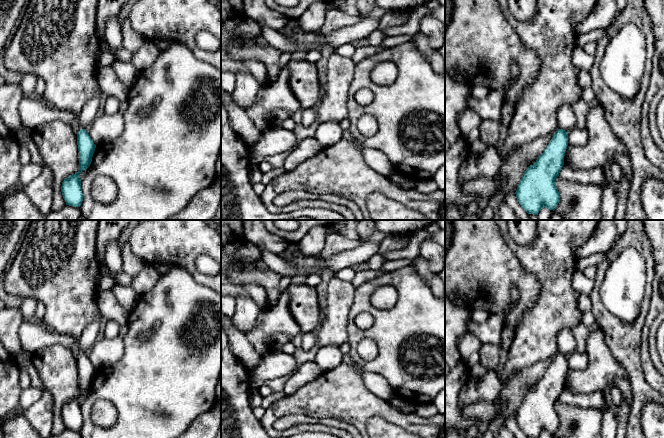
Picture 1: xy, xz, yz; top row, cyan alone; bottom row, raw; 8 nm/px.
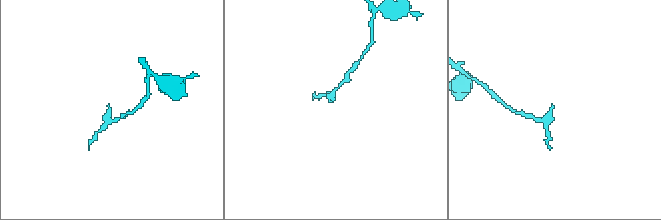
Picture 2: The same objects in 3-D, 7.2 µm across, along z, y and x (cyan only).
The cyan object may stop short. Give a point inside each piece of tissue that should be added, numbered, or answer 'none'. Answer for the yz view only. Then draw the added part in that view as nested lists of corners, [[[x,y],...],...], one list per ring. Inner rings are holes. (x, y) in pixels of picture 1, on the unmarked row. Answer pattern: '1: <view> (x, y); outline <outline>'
1: yz (566, 342); outline [[[565,328],[558,333],[558,351],[565,355],[575,351],[575,338],[572,329]]]

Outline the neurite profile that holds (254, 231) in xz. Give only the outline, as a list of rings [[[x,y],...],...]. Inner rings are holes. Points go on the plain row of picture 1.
[[[242,220],[242,225],[246,241],[256,245],[259,250],[280,254],[289,246],[285,239],[267,231],[265,220]]]

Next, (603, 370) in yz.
[[[602,329],[594,330],[587,341],[588,367],[585,370],[567,370],[564,389],[574,394],[609,391],[614,384],[629,406],[632,404],[631,385],[628,374],[620,362],[613,357]]]

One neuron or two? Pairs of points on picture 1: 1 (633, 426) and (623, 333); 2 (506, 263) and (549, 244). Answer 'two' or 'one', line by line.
1: one
2: two

